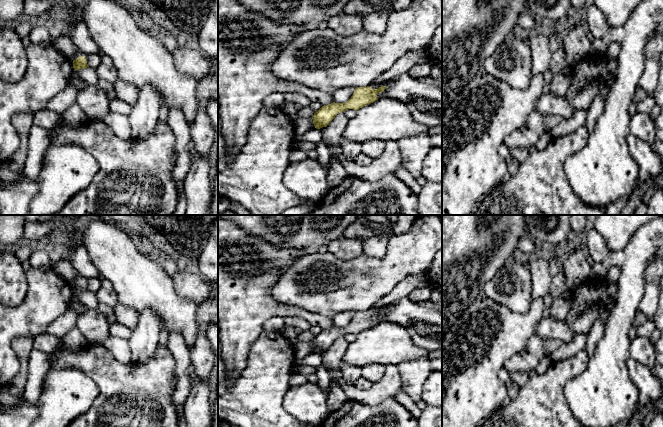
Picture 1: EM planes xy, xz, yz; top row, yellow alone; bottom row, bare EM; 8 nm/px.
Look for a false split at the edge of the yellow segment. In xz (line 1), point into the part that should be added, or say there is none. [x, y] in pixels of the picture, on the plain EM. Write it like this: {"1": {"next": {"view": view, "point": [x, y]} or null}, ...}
{"1": {"next": null}}

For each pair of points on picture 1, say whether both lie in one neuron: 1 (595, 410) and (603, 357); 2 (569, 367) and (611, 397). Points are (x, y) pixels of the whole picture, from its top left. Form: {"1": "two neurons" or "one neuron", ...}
{"1": "one neuron", "2": "two neurons"}

